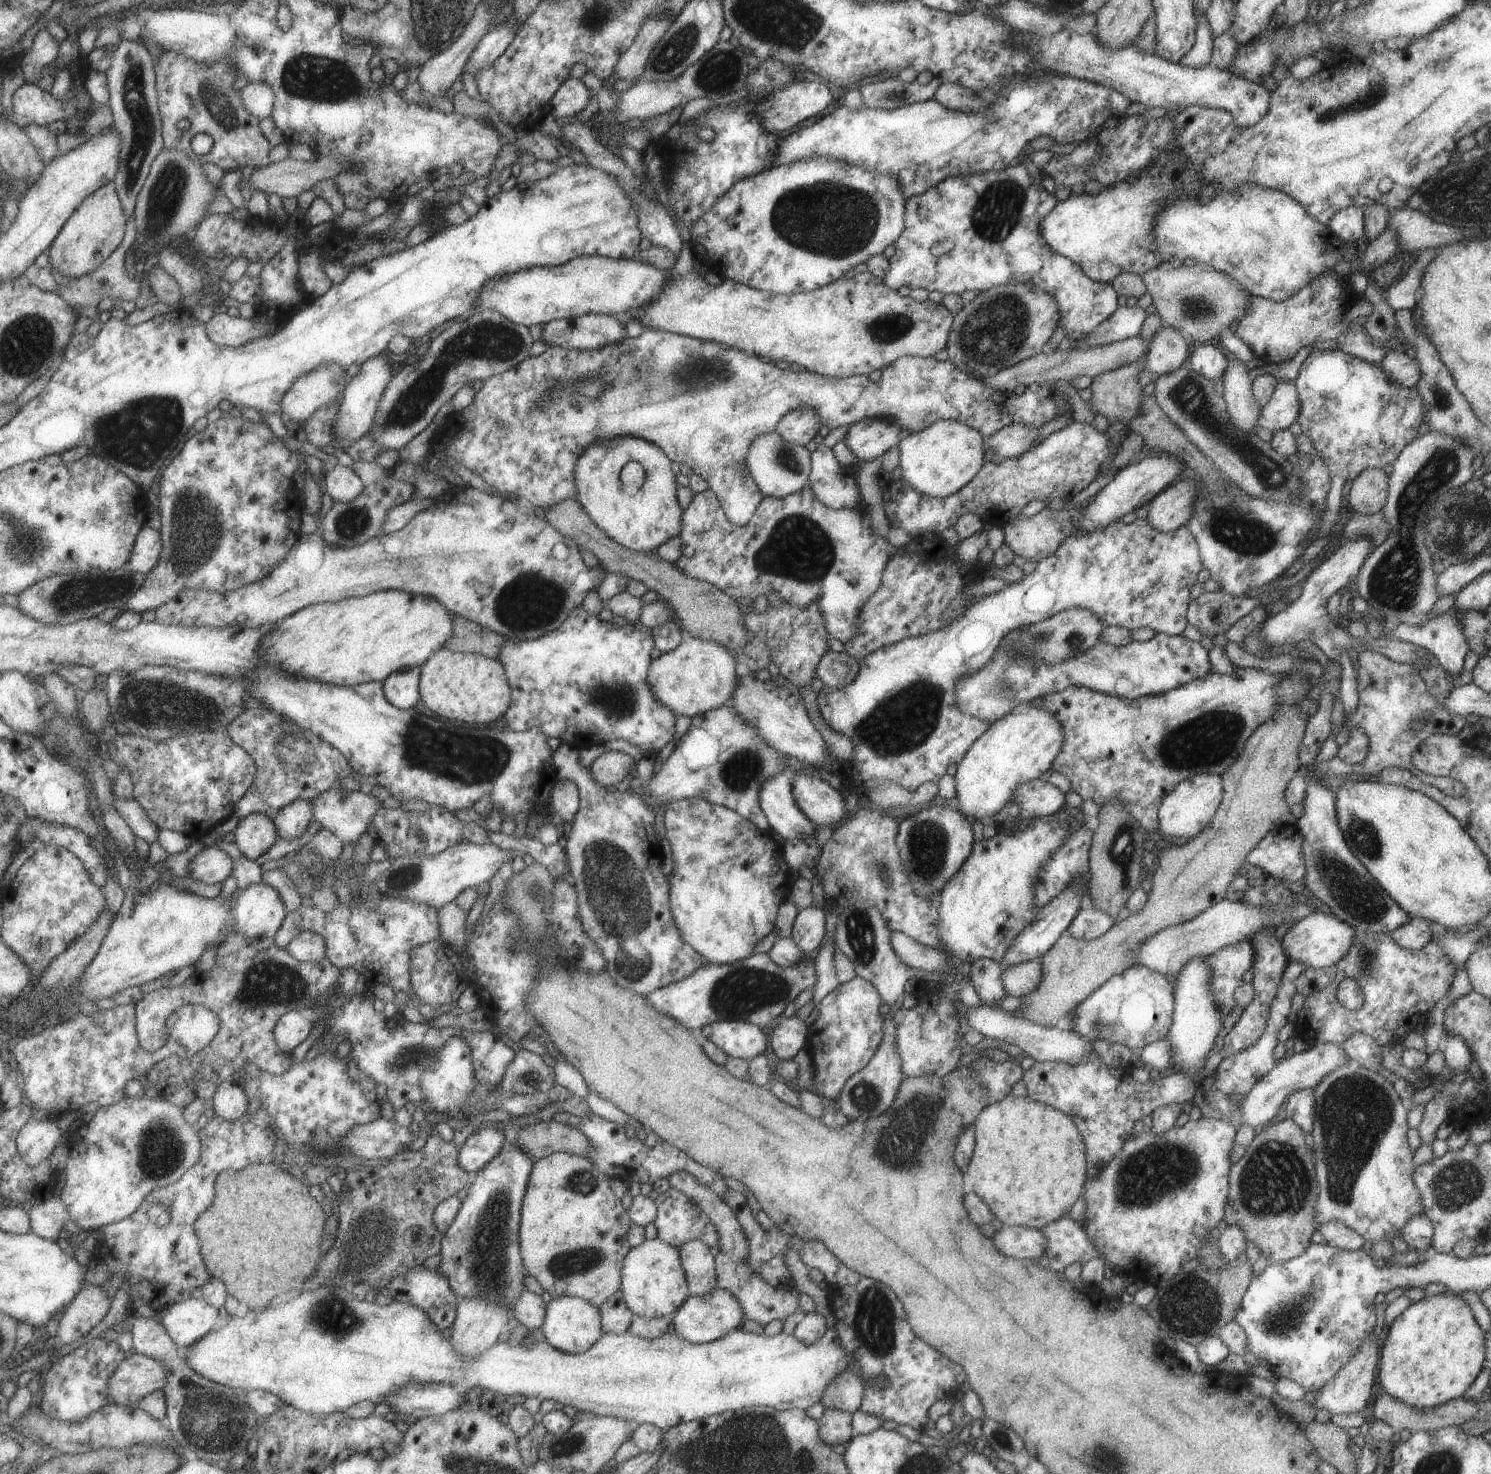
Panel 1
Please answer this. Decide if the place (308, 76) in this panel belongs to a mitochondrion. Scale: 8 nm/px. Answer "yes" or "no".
yes

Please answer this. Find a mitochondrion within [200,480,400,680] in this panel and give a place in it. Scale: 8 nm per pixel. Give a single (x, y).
(351, 524)

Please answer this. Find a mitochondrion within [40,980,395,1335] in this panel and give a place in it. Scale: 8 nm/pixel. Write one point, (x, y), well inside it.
(163, 1150)

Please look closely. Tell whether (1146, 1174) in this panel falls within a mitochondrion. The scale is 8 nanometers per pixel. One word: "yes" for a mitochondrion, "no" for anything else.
yes

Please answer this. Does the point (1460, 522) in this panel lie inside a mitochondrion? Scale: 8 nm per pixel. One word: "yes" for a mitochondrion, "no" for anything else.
yes

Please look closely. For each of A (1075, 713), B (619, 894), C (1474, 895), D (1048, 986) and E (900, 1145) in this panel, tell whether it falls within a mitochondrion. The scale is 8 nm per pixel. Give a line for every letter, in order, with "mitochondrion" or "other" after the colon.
A: other
B: mitochondrion
C: other
D: other
E: mitochondrion

